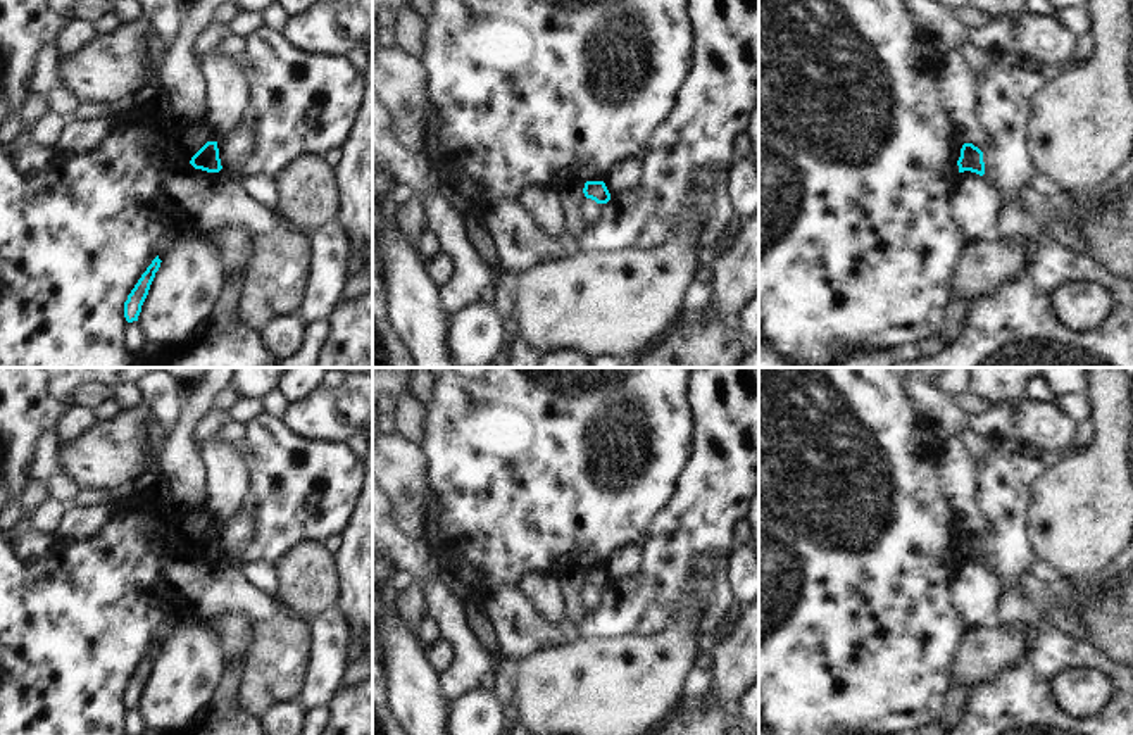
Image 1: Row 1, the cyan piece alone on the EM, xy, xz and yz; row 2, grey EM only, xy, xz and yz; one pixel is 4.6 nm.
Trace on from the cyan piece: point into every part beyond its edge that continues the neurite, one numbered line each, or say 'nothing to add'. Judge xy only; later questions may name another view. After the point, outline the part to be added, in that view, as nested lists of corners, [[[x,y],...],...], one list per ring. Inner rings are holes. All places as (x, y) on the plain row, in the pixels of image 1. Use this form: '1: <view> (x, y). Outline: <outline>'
nothing to add.

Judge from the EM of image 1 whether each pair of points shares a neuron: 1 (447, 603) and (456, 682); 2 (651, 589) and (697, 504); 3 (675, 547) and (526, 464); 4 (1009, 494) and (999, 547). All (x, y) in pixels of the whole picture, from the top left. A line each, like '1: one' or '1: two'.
1: one
2: one
3: two
4: one

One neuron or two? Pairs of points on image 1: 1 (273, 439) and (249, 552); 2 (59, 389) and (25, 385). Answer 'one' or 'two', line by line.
1: one
2: one

